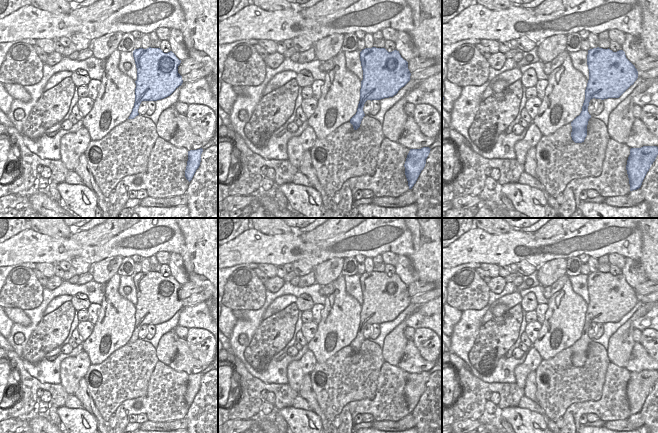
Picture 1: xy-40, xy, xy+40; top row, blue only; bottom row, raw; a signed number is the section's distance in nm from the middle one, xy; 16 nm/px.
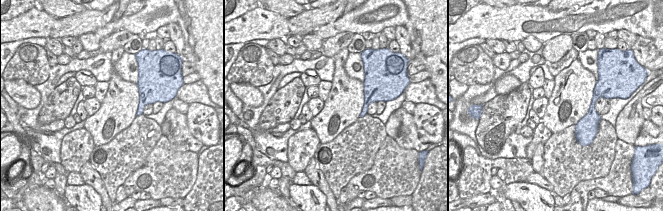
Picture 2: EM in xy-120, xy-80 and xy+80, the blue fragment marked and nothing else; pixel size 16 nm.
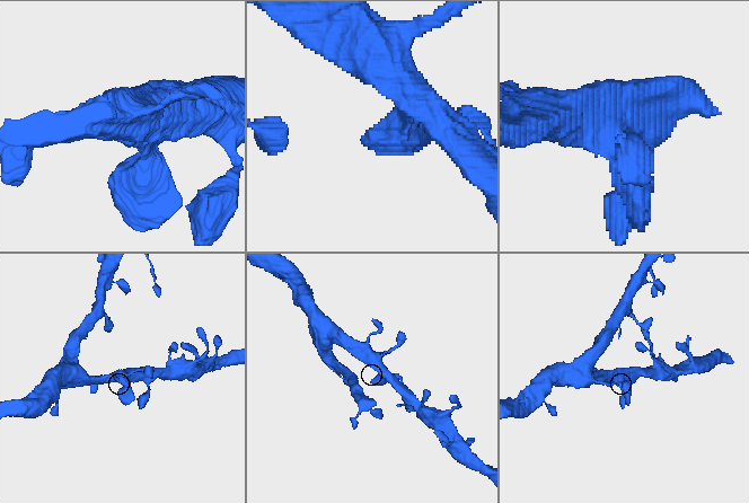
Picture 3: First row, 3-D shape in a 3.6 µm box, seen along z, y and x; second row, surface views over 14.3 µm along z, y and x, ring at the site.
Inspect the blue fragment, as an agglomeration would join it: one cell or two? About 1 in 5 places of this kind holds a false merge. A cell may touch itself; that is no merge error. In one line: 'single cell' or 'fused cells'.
single cell

